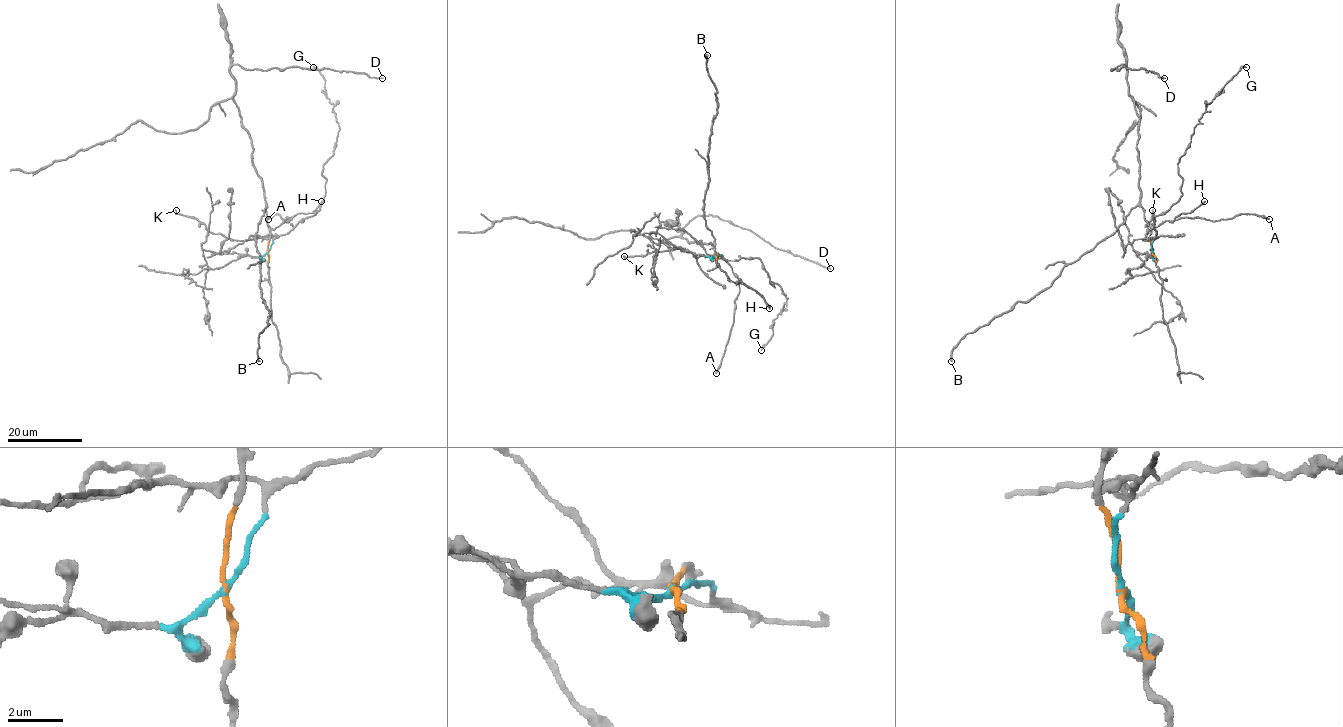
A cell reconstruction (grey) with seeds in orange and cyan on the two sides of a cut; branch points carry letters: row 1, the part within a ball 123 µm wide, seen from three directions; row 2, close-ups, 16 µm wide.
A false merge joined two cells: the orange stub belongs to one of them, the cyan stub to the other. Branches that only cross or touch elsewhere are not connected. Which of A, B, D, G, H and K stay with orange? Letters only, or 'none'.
A, B, D, H

